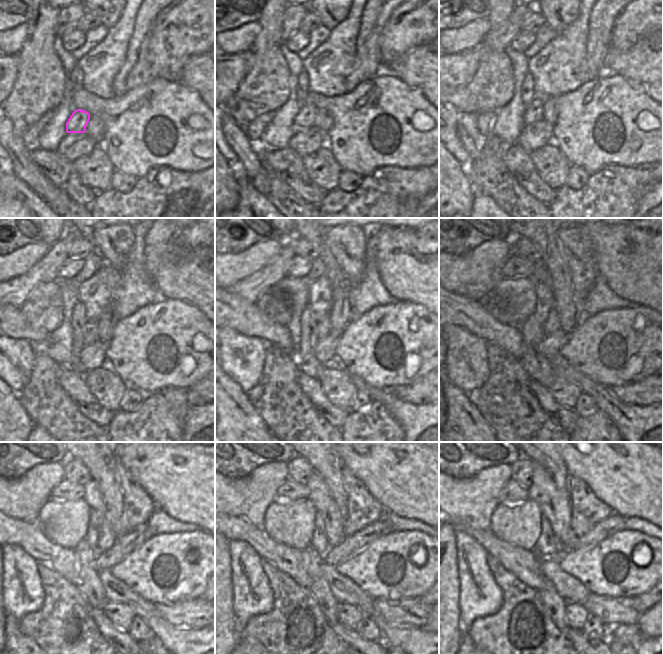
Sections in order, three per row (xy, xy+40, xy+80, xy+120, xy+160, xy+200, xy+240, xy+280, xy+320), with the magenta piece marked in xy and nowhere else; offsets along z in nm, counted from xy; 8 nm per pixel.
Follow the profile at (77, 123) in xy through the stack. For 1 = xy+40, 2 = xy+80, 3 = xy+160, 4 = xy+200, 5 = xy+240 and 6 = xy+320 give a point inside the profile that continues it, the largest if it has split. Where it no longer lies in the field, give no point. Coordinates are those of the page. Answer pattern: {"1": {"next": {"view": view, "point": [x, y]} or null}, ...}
{"1": {"next": {"view": "xy+40", "point": [305, 118]}}, "2": {"next": {"view": "xy+80", "point": [533, 113]}}, "3": {"next": {"view": "xy+160", "point": [323, 327]}}, "4": {"next": {"view": "xy+200", "point": [552, 323]}}, "5": {"next": {"view": "xy+240", "point": [92, 495]}}, "6": {"next": {"view": "xy+320", "point": [554, 503]}}}

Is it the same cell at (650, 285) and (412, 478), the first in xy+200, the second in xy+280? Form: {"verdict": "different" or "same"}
{"verdict": "same"}

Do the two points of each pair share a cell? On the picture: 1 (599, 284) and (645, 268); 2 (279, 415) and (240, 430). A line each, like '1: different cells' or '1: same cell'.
1: different cells
2: different cells

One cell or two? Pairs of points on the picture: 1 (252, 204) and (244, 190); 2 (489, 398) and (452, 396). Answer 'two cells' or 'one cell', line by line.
1: one cell
2: two cells

